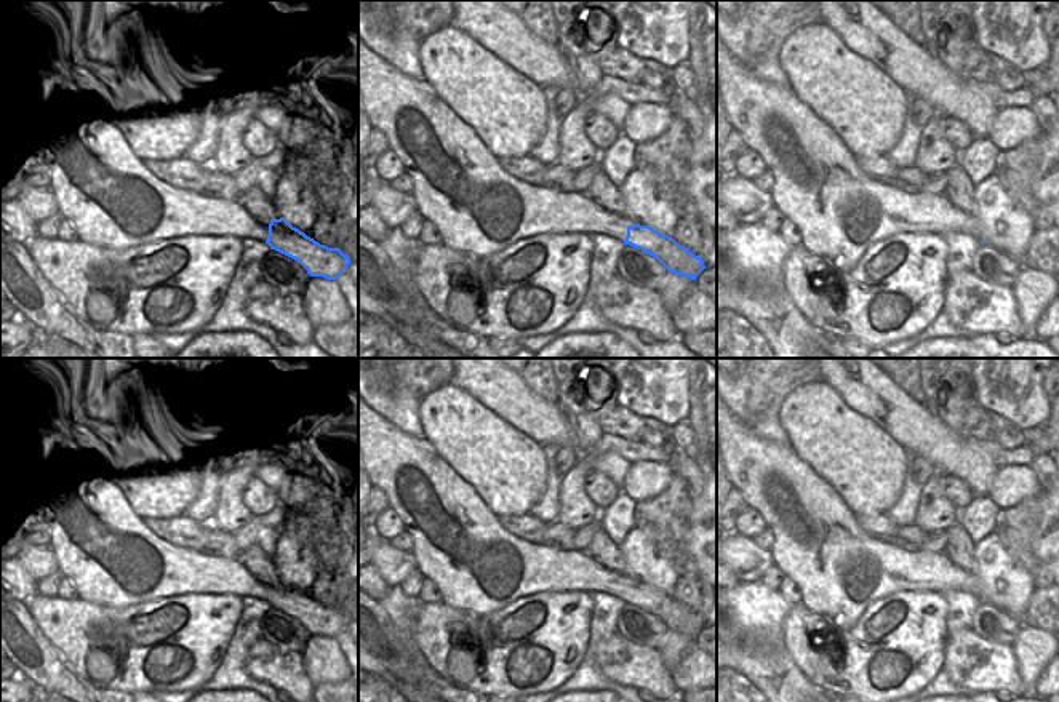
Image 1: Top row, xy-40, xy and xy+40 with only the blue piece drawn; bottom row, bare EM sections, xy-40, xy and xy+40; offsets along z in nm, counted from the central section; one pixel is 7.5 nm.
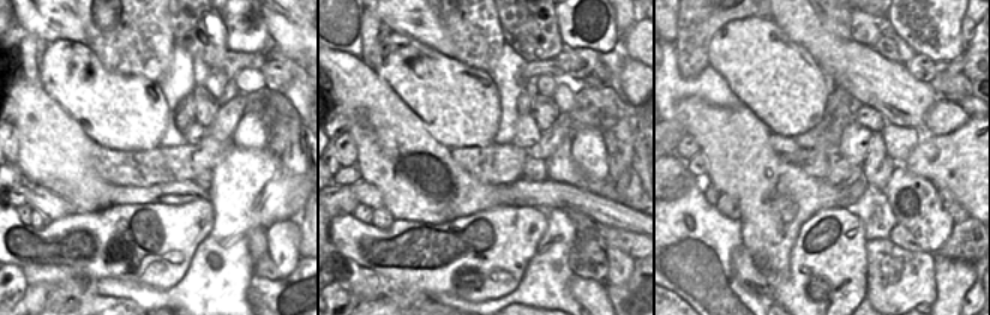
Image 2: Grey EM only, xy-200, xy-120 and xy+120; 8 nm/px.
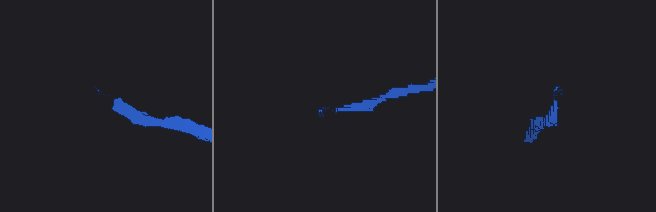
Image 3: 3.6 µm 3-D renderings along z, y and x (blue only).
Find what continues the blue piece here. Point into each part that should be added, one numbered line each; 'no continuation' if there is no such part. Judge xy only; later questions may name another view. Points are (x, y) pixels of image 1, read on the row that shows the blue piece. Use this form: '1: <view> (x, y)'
1: xy (458, 184).

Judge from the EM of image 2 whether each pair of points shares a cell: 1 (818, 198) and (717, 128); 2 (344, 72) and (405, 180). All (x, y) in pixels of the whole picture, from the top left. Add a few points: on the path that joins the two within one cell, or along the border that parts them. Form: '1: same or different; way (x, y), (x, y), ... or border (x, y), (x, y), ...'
1: same; way (792, 182), (767, 165), (755, 165), (743, 153)
2: same; way (366, 101), (392, 141), (392, 158)

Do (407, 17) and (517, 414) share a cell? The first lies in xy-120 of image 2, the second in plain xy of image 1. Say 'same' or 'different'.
same

